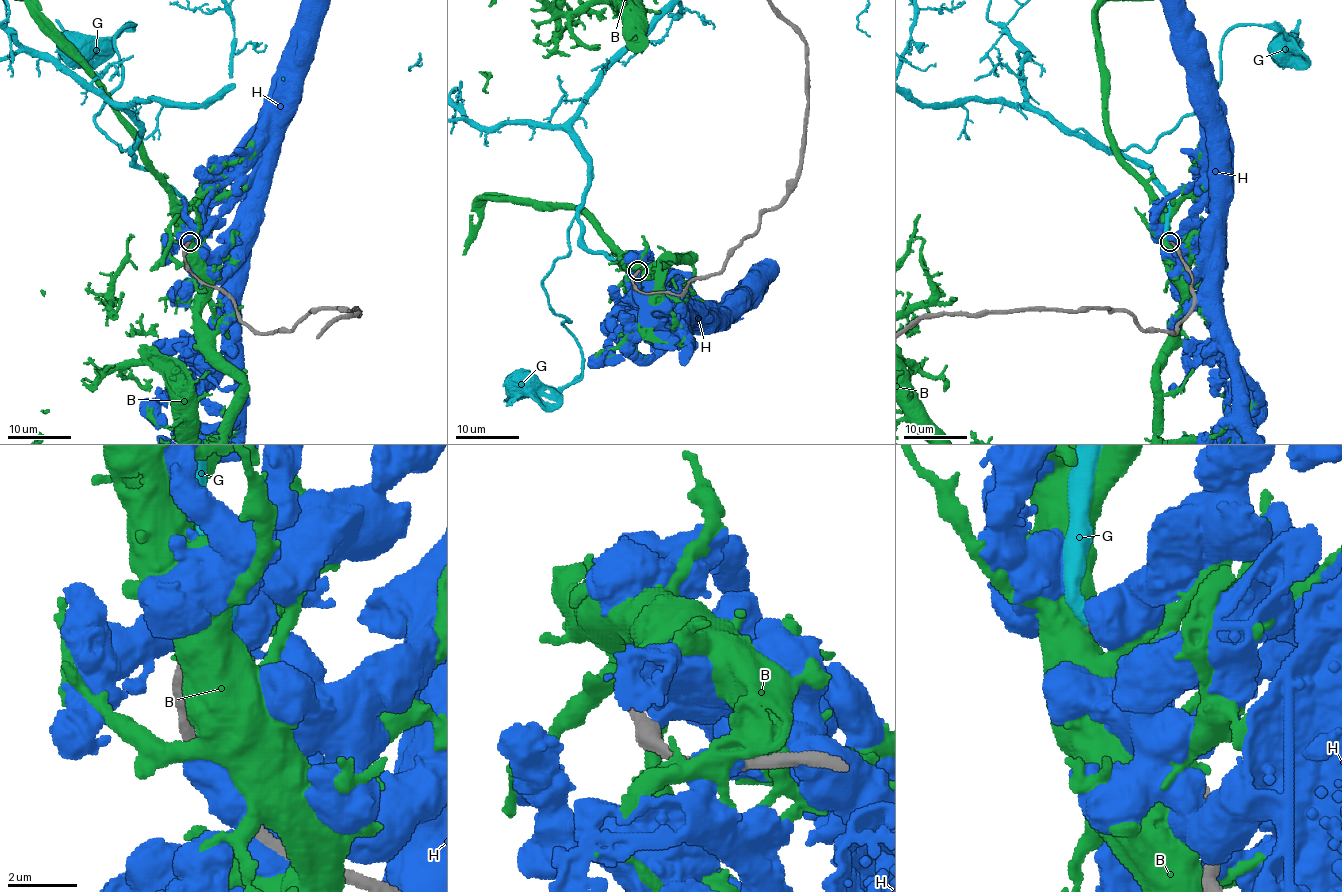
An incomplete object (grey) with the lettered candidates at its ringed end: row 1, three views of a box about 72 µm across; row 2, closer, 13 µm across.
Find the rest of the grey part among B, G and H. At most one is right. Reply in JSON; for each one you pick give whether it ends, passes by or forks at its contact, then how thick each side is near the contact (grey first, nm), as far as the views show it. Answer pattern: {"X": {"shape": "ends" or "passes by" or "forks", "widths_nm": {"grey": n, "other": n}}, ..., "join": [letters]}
{"G": {"shape": "ends", "widths_nm": {"grey": 480, "other": 440}}, "join": ["G"]}

